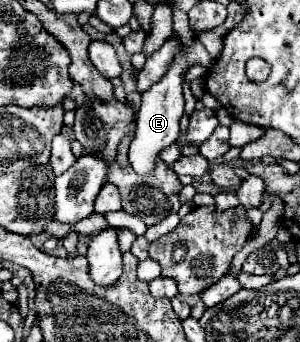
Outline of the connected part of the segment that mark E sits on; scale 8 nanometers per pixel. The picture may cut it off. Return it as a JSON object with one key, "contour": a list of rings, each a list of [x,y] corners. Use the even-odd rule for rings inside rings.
{"contour":[[[193,40],[191,46],[181,46],[177,50],[167,74],[143,94],[143,102],[137,112],[137,136],[131,140],[131,146],[129,146],[129,164],[133,166],[133,170],[137,174],[149,174],[155,166],[157,154],[177,140],[179,120],[183,116],[183,106],[185,106],[181,80],[183,80],[185,72],[197,64],[209,68],[213,64],[213,56],[205,50],[205,46],[199,40]]]}

